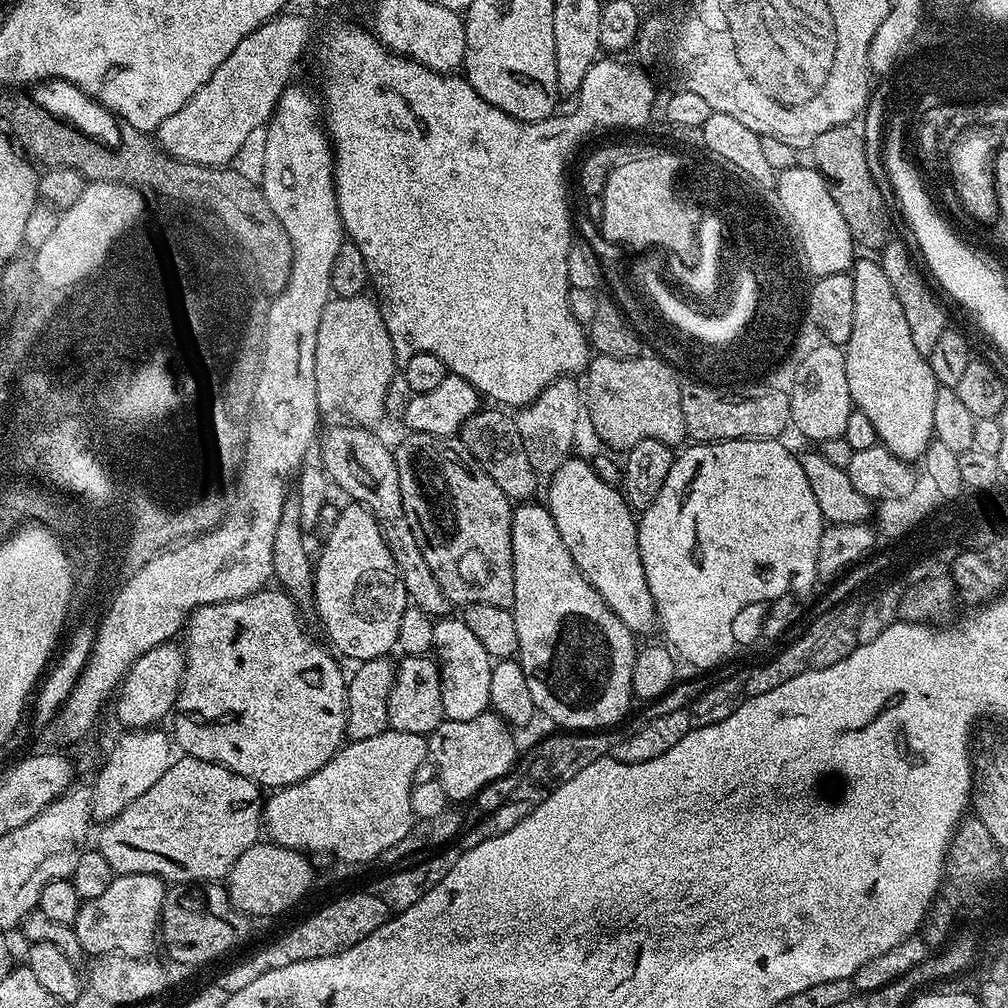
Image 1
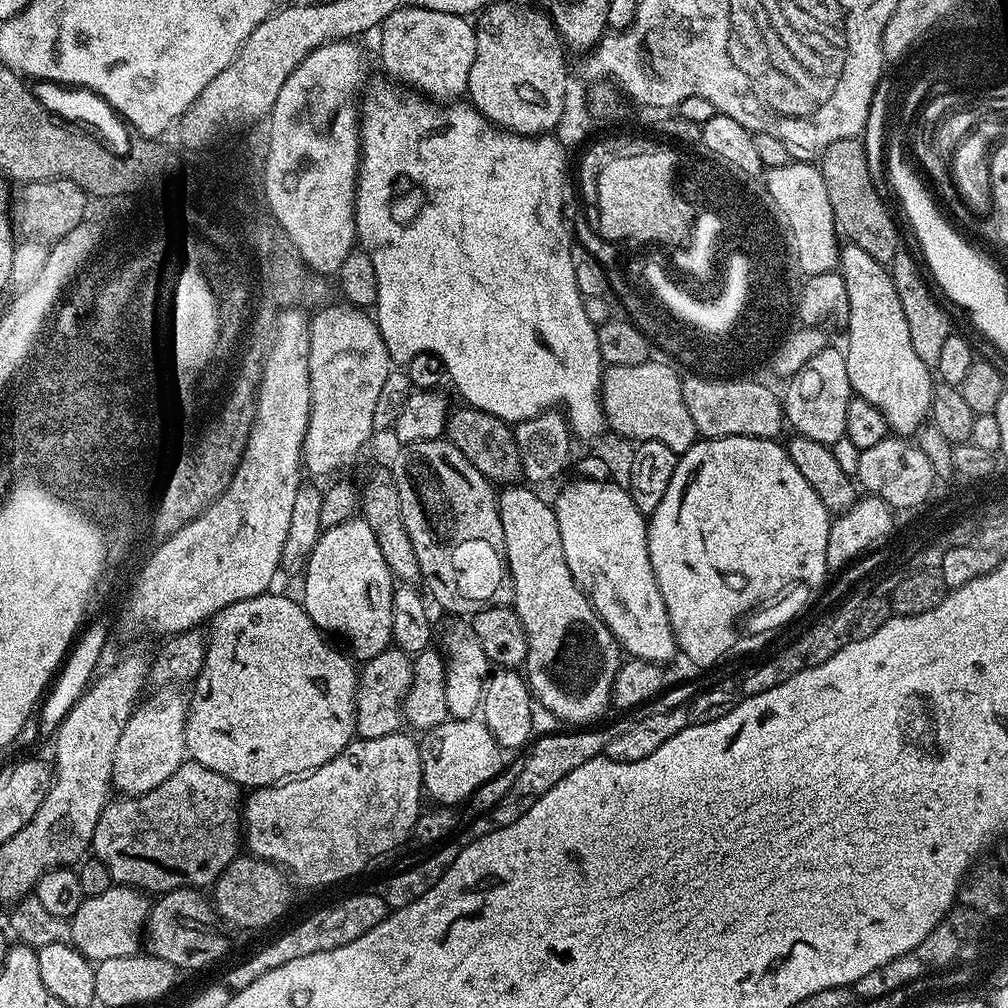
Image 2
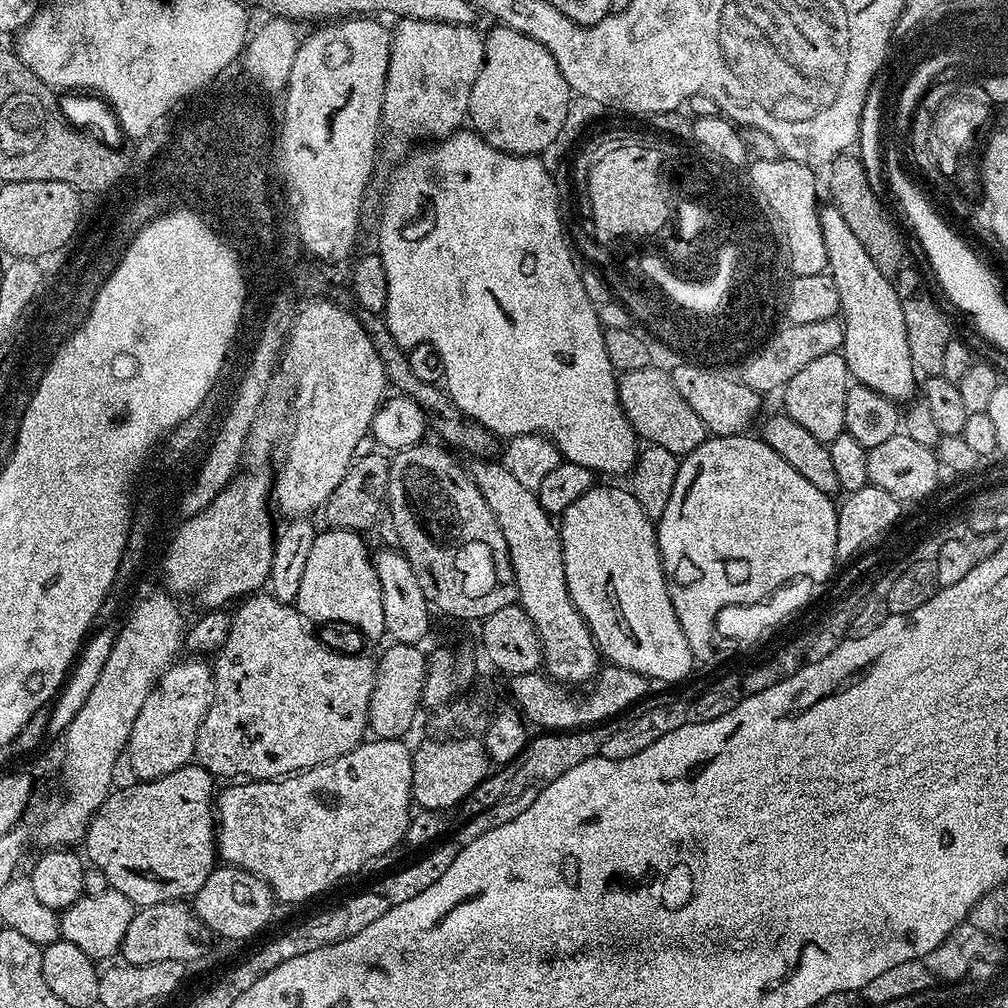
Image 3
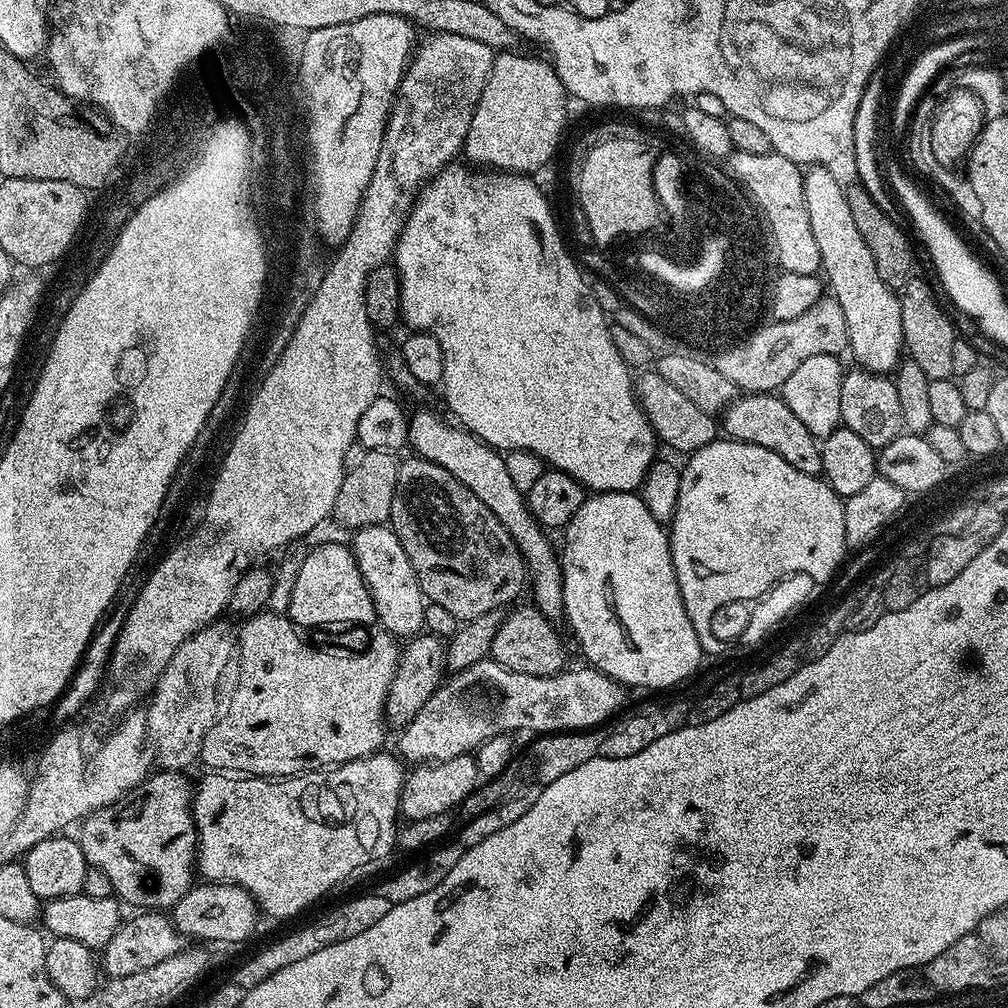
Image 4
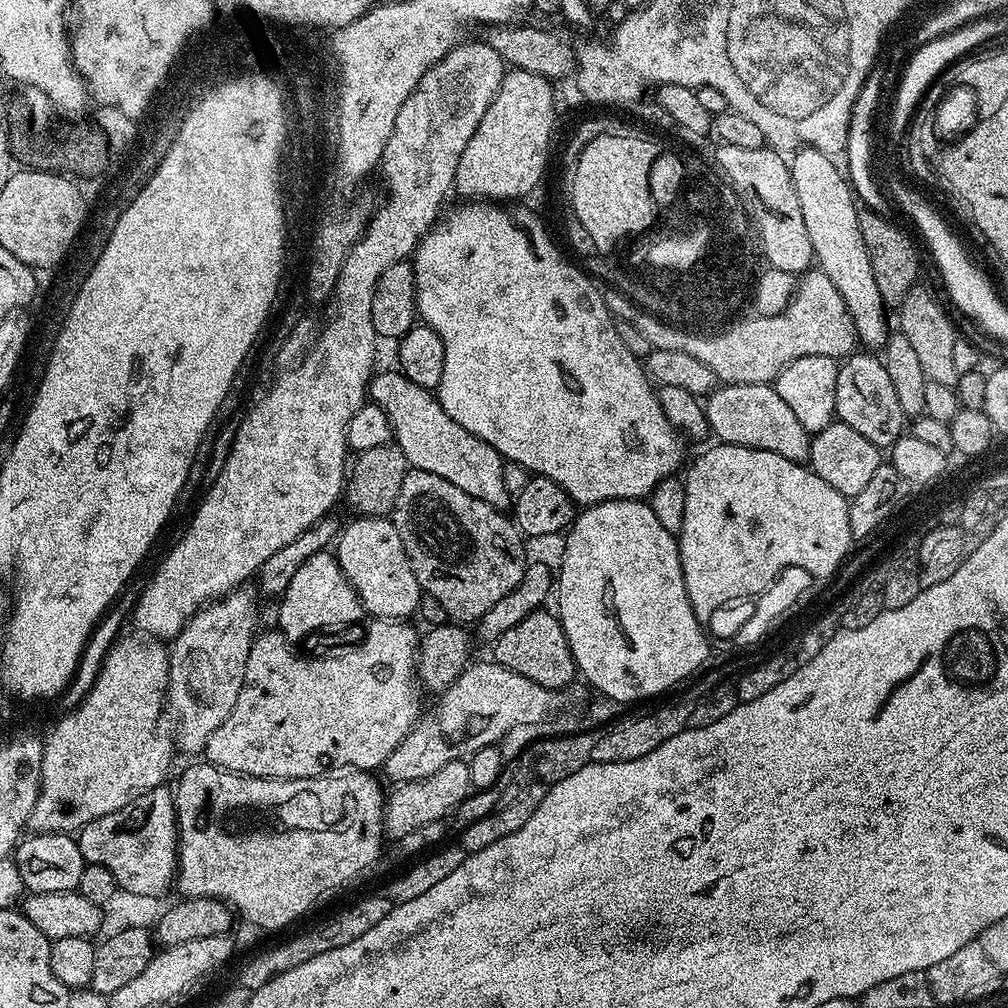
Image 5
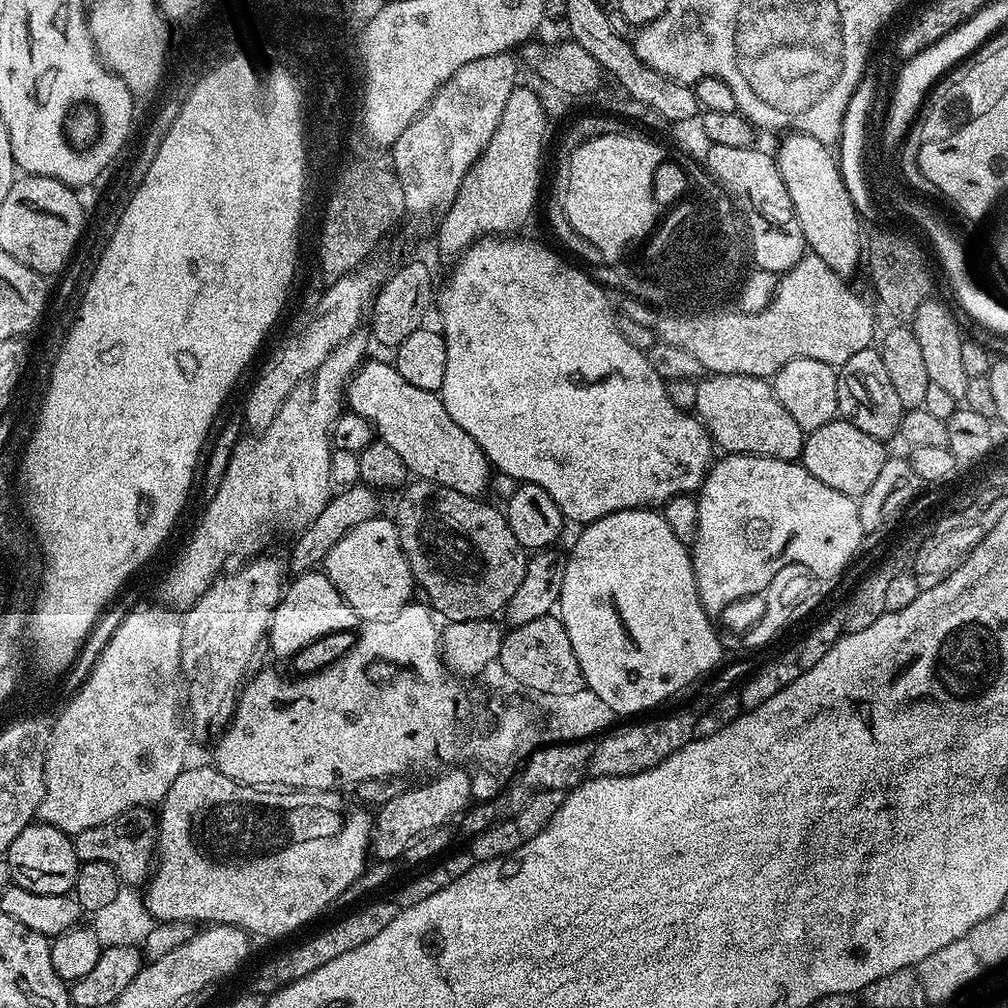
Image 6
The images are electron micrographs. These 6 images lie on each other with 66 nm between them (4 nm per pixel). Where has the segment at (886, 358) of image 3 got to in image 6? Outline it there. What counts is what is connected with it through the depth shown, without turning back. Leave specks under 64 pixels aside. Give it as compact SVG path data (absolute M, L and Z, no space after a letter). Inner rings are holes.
M801 132L785 135L781 140L784 141L780 149L774 152L776 165L782 174L782 182L786 182L786 190L790 190L790 202L794 202L805 245L811 255L822 258L822 262L840 276L851 277L851 272L862 264L862 217L843 184L833 149L818 142L818 138L810 138Z

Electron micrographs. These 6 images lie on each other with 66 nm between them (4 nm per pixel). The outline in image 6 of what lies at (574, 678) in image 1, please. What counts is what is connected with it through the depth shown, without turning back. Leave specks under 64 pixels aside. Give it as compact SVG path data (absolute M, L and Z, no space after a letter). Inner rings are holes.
M365 359L348 381L346 404L354 414L368 420L375 435L397 452L413 477L444 484L467 496L479 497L484 494L480 492L489 491L490 461L482 446L446 414L437 393L418 390L418 386L406 382L395 363Z

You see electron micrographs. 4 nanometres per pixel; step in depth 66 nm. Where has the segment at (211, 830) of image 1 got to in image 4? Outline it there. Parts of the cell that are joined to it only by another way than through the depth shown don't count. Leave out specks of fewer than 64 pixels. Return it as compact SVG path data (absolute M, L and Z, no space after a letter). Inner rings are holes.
M160 770L155 774L149 775L137 788L133 788L123 800L119 800L116 804L106 806L102 810L92 812L79 825L78 839L80 841L80 849L86 858L89 866L102 870L102 874L106 874L106 878L110 878L110 886L113 893L125 905L133 904L136 910L170 910L182 898L182 894L186 894L194 887L194 881L198 876L196 867L196 823L192 821L192 793L194 791L193 781L188 781L183 771L180 770Z

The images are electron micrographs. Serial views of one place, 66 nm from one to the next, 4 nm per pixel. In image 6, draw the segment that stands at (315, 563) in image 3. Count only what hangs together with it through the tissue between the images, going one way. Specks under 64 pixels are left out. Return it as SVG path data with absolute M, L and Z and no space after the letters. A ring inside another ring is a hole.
M309 570L299 573L296 581L283 589L280 605L272 612L272 622L266 633L266 644L272 647L276 656L292 656L303 648L308 648L312 640L320 640L331 632L344 632L347 628L355 629L358 618L354 610L338 594L323 570Z

